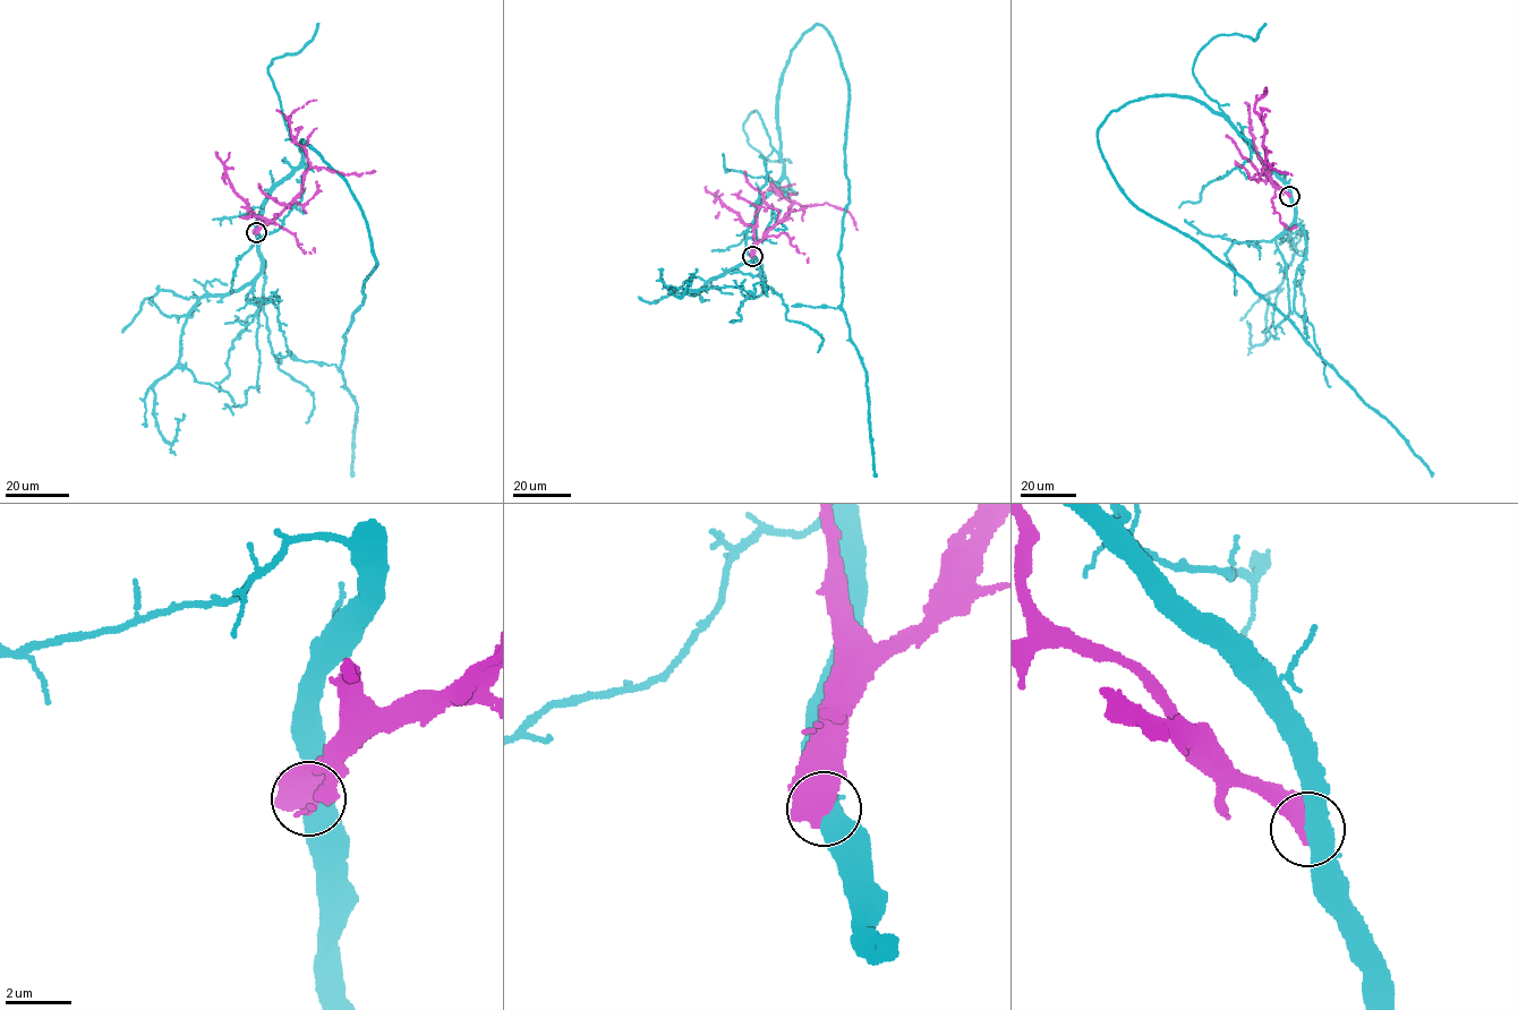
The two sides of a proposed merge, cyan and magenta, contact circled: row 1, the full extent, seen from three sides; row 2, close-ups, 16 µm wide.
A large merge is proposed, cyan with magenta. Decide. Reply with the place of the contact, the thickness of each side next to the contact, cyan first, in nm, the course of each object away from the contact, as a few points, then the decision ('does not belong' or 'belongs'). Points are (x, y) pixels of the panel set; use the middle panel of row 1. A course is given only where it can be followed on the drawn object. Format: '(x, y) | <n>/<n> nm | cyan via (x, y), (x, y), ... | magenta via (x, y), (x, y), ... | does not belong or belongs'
(752, 256) | 550/750 nm | cyan via (752, 256), (753, 217), (783, 172), (779, 78), (817, 24), (847, 83), (842, 310), (866, 370), (877, 476) | magenta via (752, 256), (768, 230), (787, 216), (793, 203), (777, 194), (772, 183), (774, 191), (795, 185) | does not belong

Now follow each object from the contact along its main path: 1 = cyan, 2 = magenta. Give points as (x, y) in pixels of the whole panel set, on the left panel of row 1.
1: (256, 232), (303, 140), (367, 224), (376, 260), (339, 371), (357, 405), (354, 476)
2: (256, 232), (300, 191), (308, 159), (290, 135), (288, 120), (296, 110), (316, 100)

